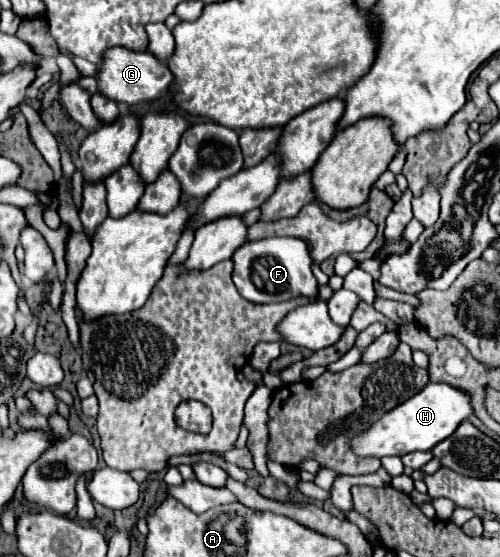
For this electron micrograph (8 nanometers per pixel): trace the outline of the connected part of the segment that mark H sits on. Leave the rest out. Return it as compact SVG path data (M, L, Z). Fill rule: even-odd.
M428 383L420 393L416 393L412 399L404 401L402 405L394 407L394 411L388 411L378 421L370 423L366 429L358 431L350 439L350 449L358 457L390 457L390 455L406 455L412 451L430 451L436 443L450 437L458 423L462 423L468 415L472 415L470 397L454 389L446 383Z

